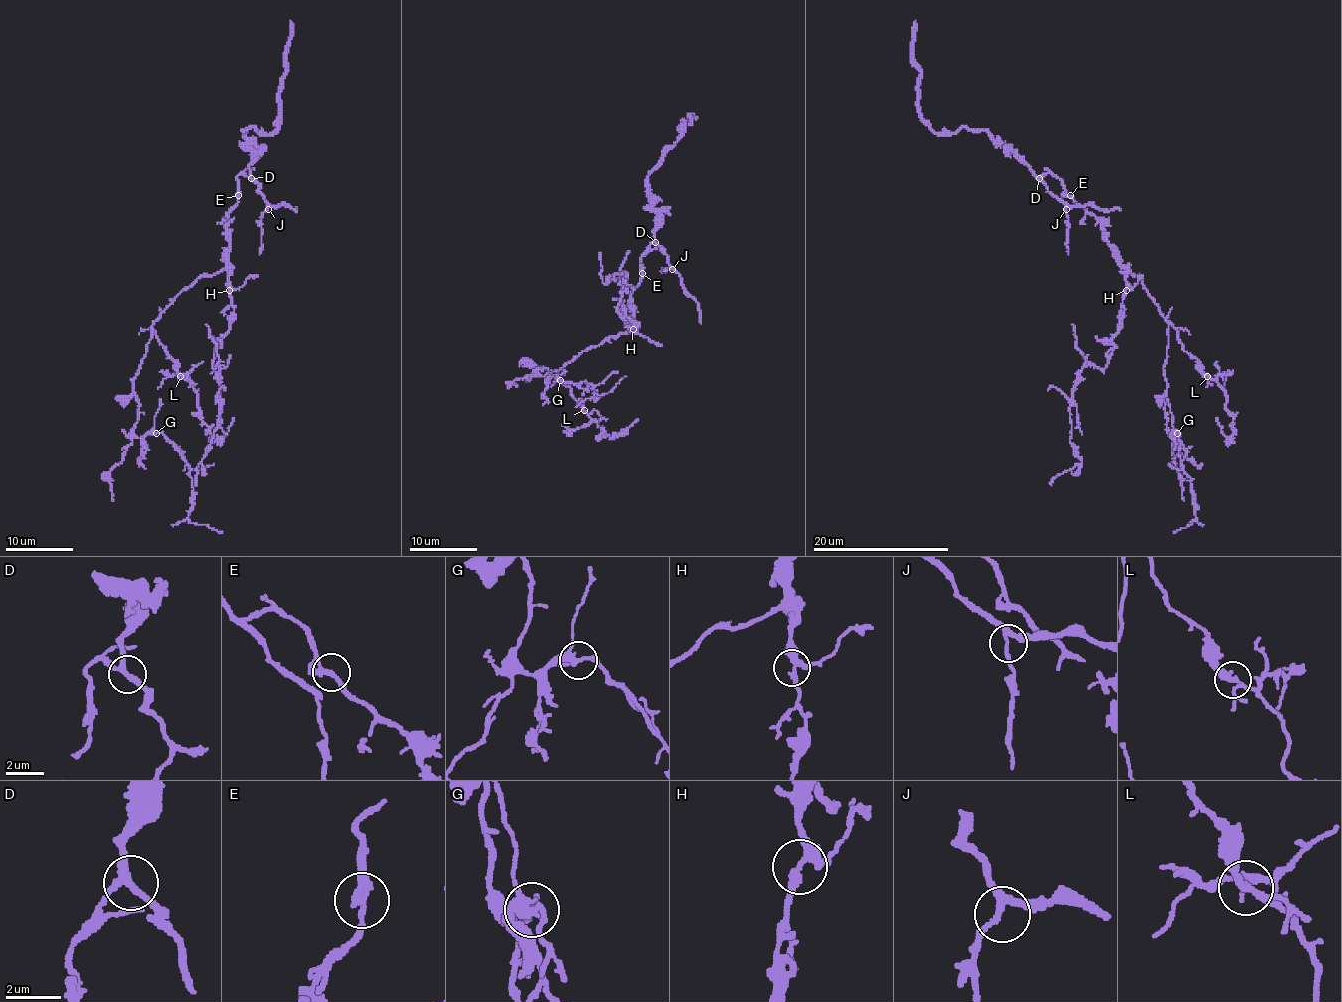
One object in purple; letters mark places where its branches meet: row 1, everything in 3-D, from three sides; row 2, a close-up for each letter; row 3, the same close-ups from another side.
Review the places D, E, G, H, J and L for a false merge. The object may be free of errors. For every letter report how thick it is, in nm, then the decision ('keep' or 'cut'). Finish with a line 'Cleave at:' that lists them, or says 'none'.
D: 240 nm | keep
E: 200 nm | keep
G: 260 nm | keep
H: 240 nm | keep
J: 200 nm | keep
L: 200 nm | keep
Cleave at: none

